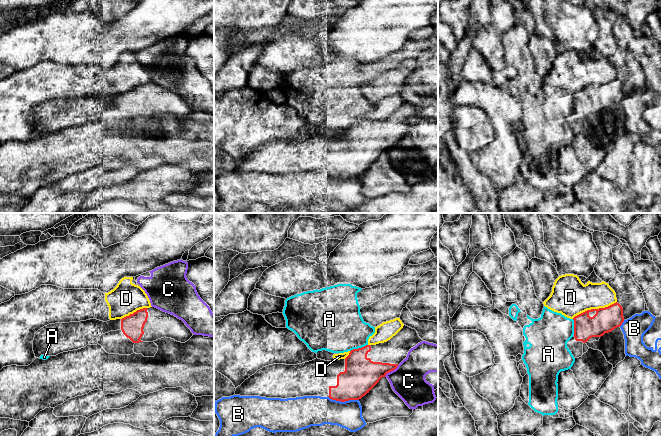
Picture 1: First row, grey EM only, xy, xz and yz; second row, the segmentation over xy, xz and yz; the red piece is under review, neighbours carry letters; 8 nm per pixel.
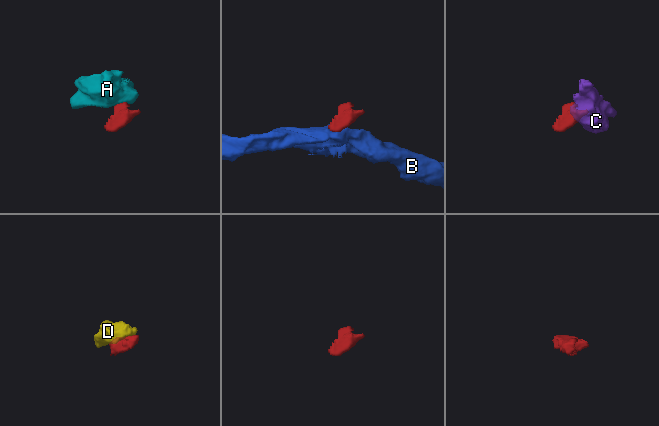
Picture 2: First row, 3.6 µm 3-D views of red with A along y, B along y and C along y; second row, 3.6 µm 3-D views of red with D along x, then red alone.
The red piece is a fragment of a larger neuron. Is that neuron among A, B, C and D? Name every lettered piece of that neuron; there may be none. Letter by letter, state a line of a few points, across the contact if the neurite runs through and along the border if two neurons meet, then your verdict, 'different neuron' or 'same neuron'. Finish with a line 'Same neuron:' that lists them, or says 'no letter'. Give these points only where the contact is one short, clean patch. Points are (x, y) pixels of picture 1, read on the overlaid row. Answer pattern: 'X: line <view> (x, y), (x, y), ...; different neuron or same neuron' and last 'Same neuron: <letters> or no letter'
A: line xz (367, 344), (353, 348), (350, 351); different neuron
B: different neuron
C: line xz (398, 365), (384, 376); different neuron
D: different neuron
Same neuron: no letter

